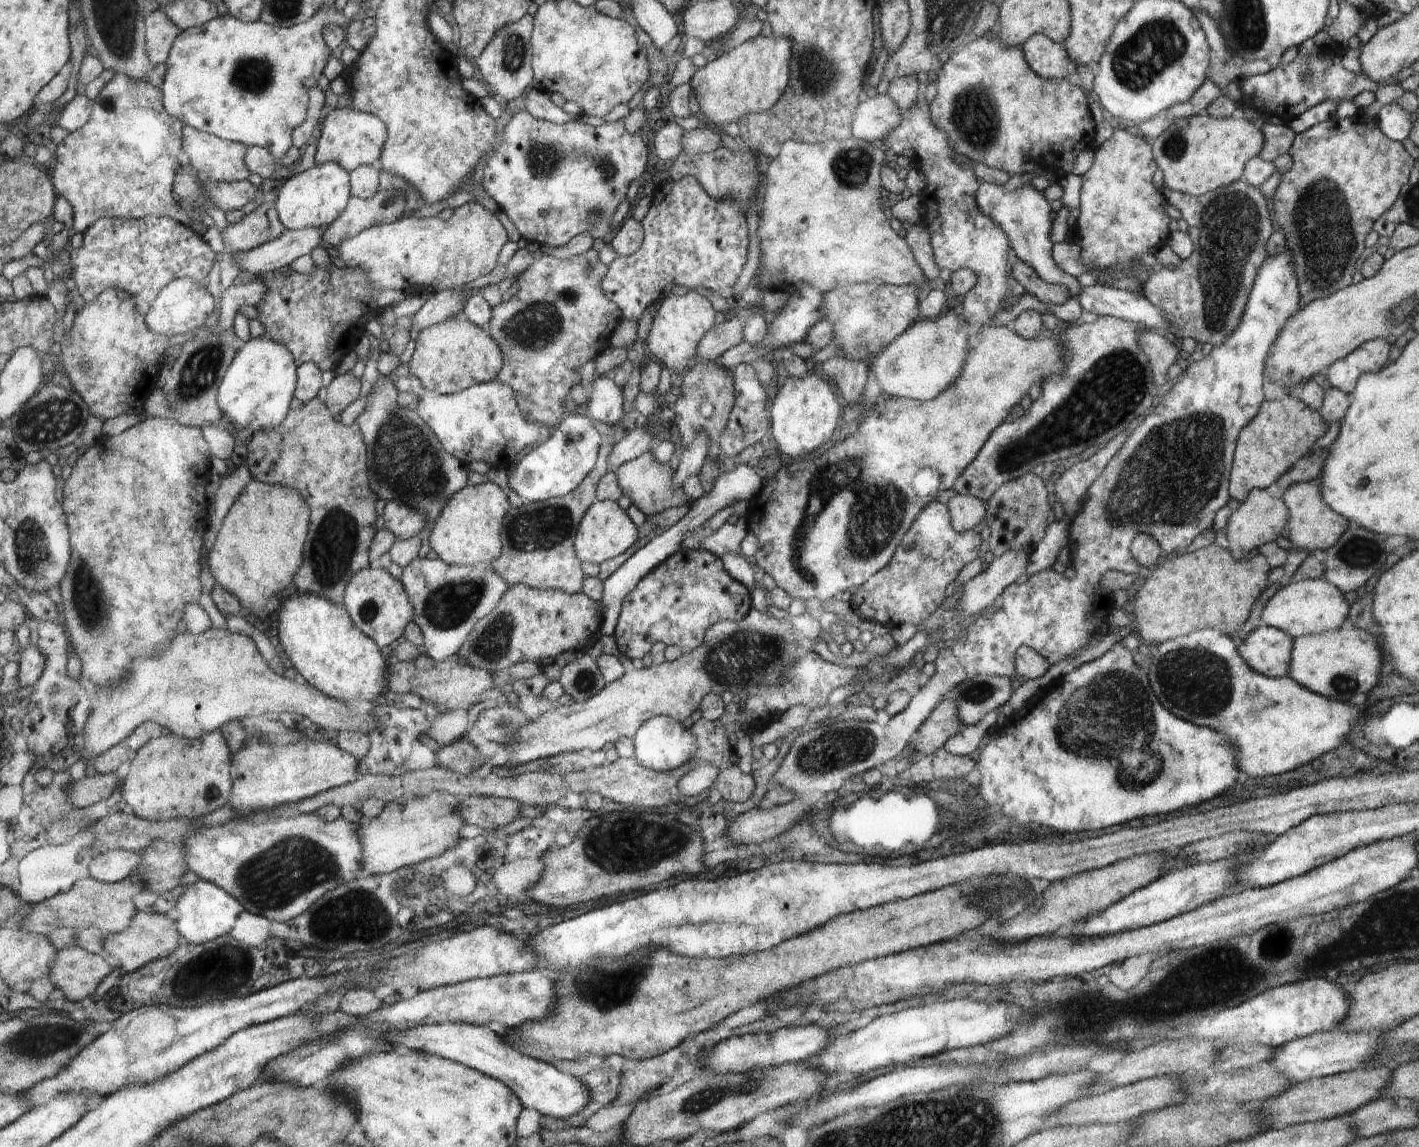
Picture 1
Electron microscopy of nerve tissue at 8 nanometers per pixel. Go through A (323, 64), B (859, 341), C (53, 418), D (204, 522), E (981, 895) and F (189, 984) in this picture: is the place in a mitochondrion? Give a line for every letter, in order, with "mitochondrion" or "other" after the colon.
A: other
B: mitochondrion
C: mitochondrion
D: other
E: other
F: mitochondrion

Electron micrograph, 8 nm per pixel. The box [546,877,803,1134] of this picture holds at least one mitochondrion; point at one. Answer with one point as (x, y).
(611, 988)

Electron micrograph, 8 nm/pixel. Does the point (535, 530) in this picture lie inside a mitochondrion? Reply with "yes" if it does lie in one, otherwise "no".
yes

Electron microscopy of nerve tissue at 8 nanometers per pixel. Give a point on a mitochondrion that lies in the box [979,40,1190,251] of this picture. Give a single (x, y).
(1174, 145)

